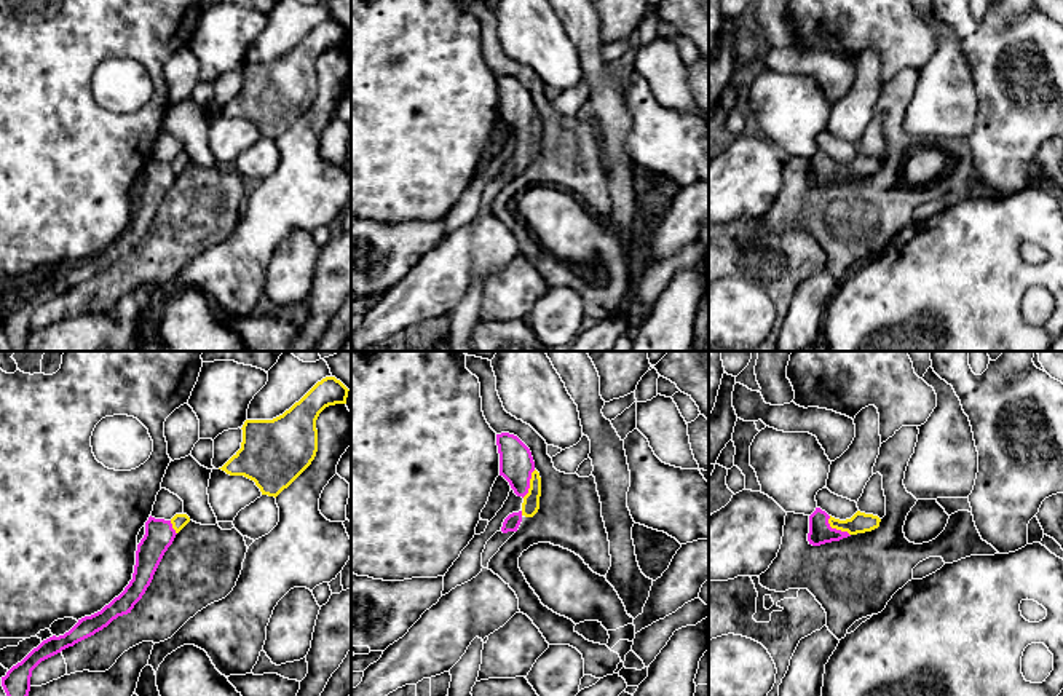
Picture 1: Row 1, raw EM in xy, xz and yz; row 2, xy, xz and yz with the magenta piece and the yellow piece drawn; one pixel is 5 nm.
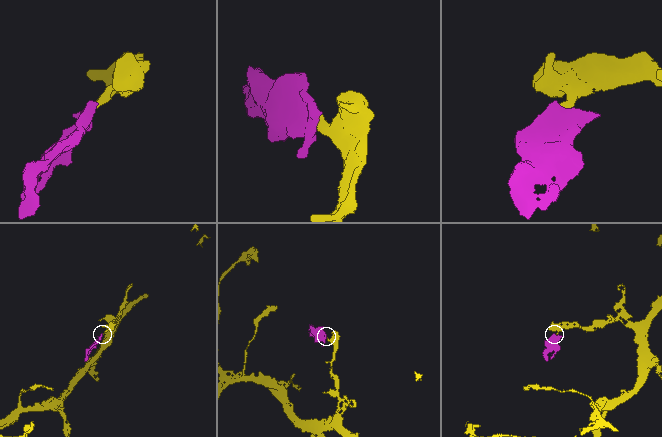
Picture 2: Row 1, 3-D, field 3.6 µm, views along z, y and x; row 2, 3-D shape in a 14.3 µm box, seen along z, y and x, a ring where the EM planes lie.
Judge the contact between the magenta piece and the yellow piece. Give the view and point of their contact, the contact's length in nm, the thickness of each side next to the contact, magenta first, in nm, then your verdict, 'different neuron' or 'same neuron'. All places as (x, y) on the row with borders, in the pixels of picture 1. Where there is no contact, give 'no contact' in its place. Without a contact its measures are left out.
yz (835, 529) | 150 nm | 120/110 nm | same neuron

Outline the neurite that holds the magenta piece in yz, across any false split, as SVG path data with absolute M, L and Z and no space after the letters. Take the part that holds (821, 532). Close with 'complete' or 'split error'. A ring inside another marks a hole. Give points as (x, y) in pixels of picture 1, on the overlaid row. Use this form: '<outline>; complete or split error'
M820 508L809 516L808 541L812 546L820 546L832 541L840 541L851 535L871 532L879 527L881 519L873 514L857 511L851 519L840 520L828 516Z; split error

